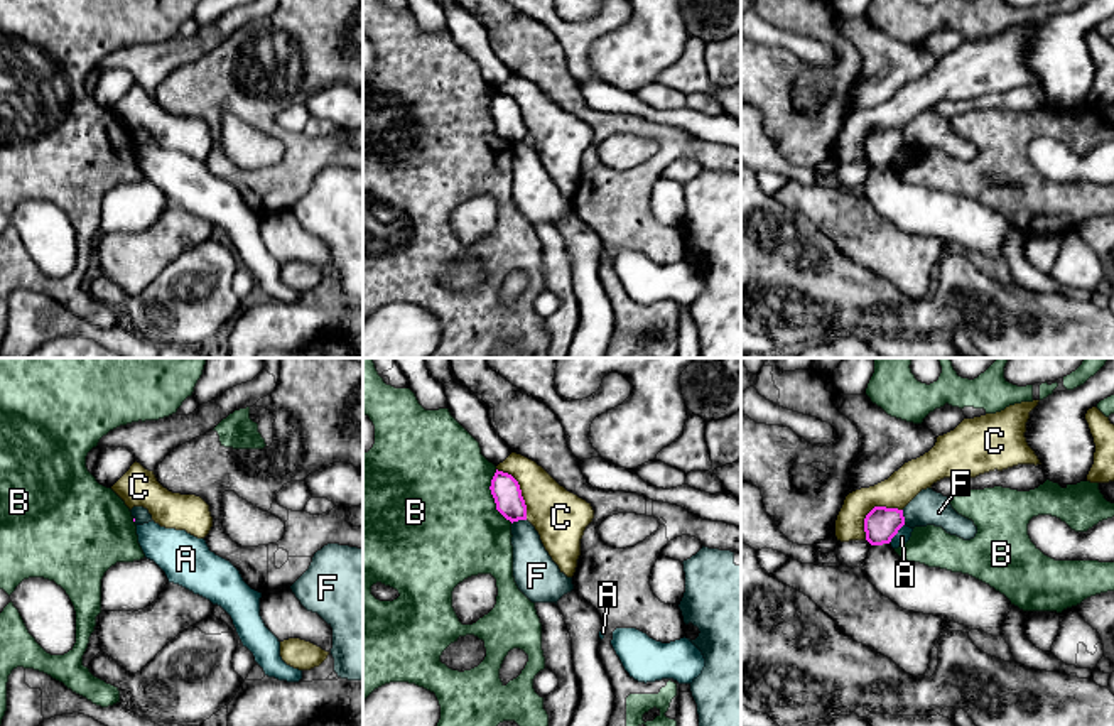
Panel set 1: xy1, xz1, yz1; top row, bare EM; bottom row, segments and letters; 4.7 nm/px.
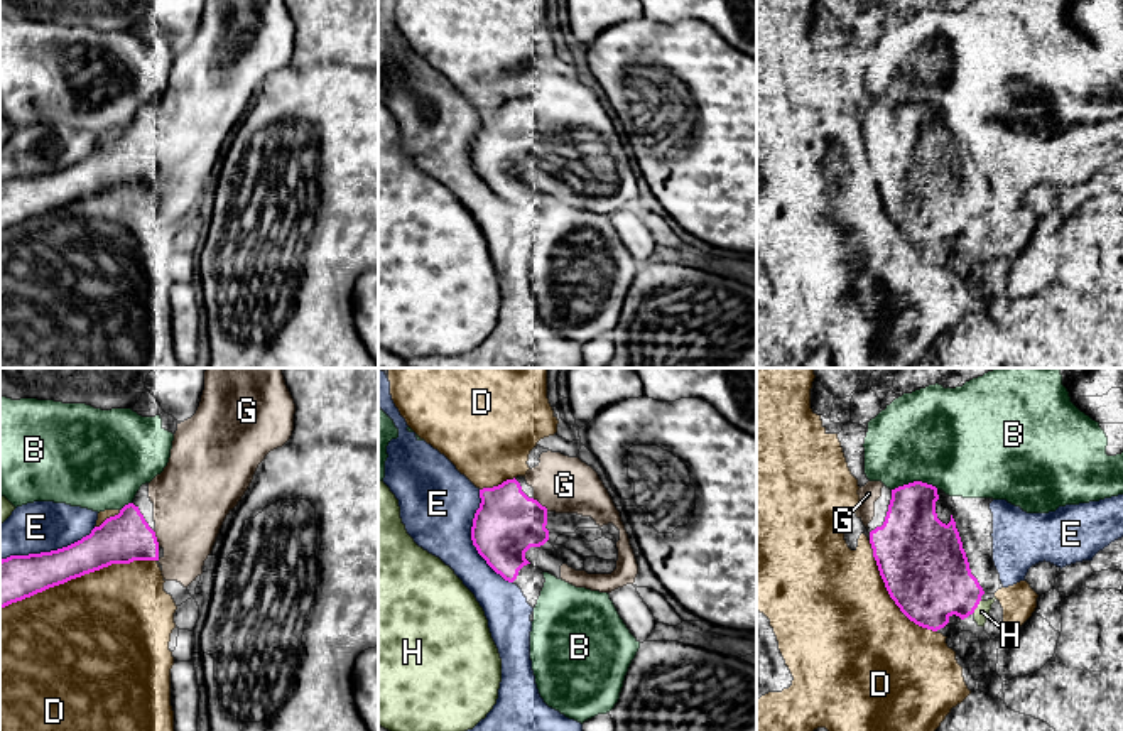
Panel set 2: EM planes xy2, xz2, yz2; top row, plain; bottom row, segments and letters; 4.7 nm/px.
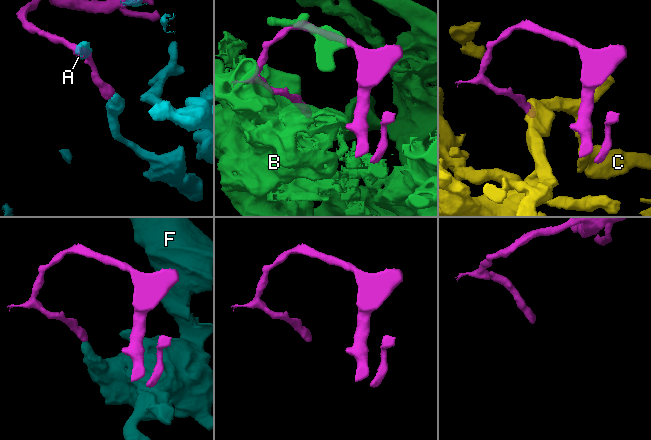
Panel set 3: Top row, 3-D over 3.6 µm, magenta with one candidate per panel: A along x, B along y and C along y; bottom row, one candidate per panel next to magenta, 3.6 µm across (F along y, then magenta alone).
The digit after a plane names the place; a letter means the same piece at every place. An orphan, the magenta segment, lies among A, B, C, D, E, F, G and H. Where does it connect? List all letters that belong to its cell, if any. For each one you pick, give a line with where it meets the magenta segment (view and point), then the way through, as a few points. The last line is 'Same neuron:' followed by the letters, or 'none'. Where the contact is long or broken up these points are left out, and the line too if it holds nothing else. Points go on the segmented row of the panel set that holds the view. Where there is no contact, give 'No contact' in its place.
G: Touches magenta at xy2 (156, 539). Path across: xy2 (125, 537), (156, 539), (191, 500)
Same neuron: G

